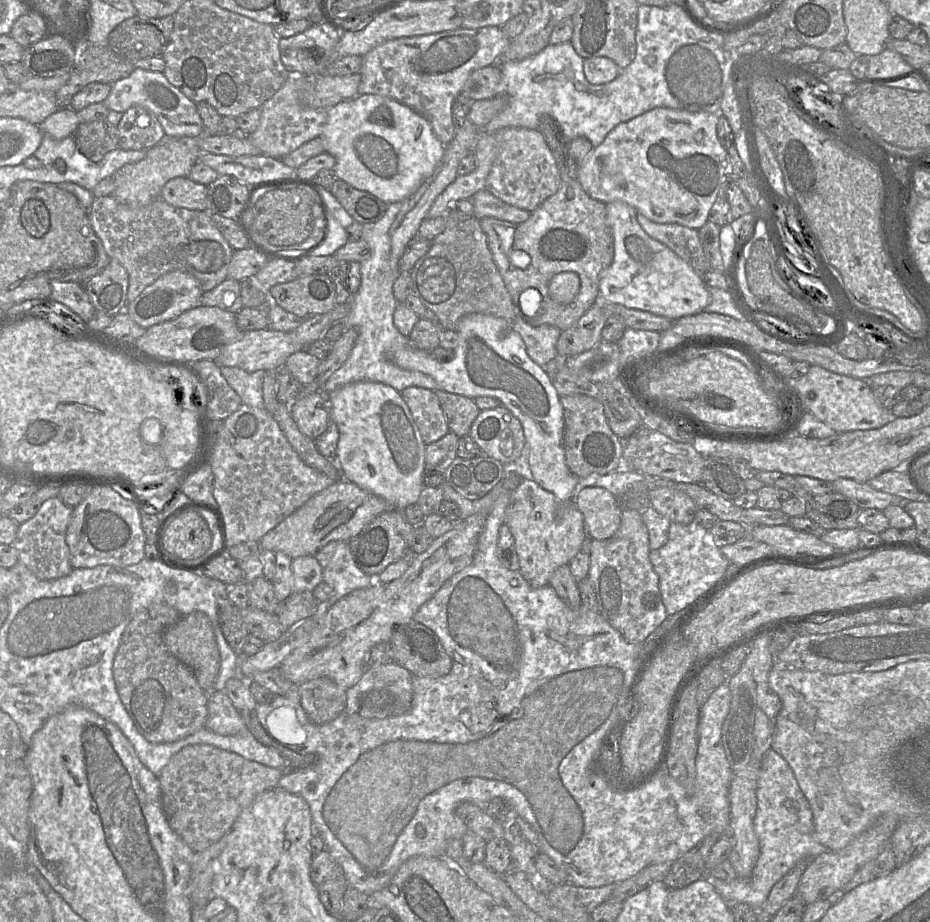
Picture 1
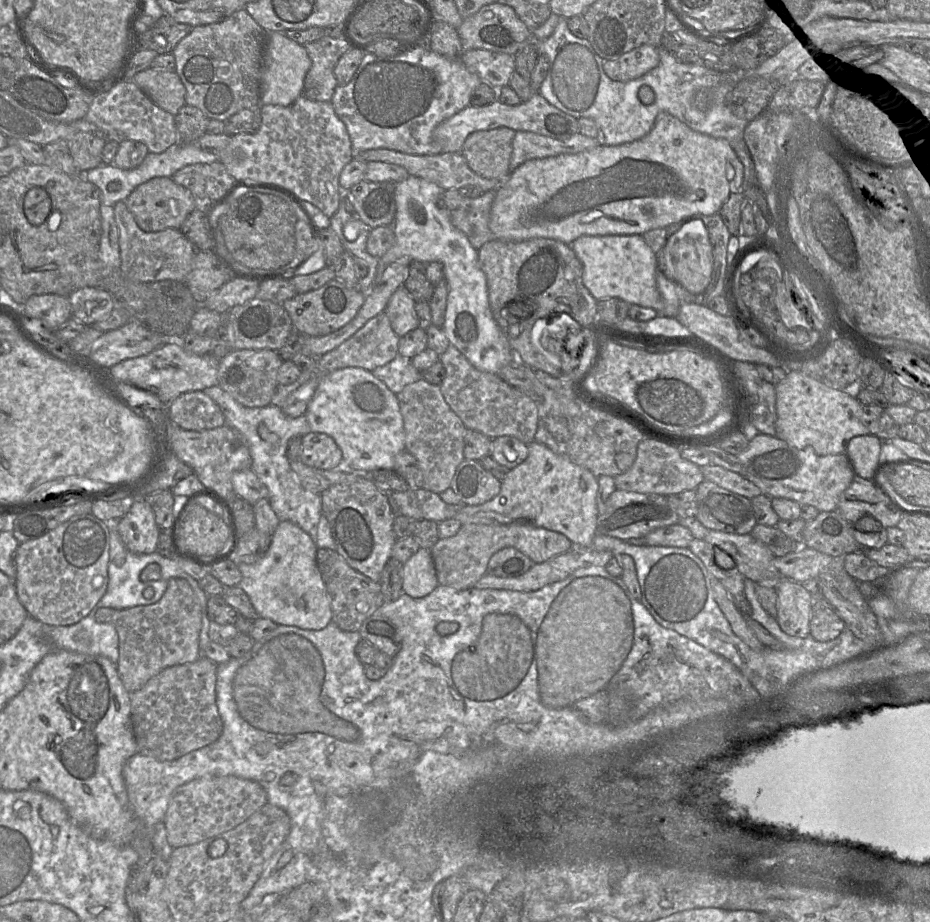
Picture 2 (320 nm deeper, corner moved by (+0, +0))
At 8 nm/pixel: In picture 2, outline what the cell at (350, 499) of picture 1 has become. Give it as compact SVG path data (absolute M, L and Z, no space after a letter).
M528 444L528 457L507 471L500 492L484 504L463 506L453 519L464 524L510 525L529 523L565 535L574 548L591 548L597 534L597 477L573 463L564 453L554 453L546 445Z

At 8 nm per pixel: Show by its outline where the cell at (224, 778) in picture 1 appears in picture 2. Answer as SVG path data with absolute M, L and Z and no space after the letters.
M205 776L191 780L173 792L164 825L173 848L193 845L234 829L268 803L264 788L237 776Z

